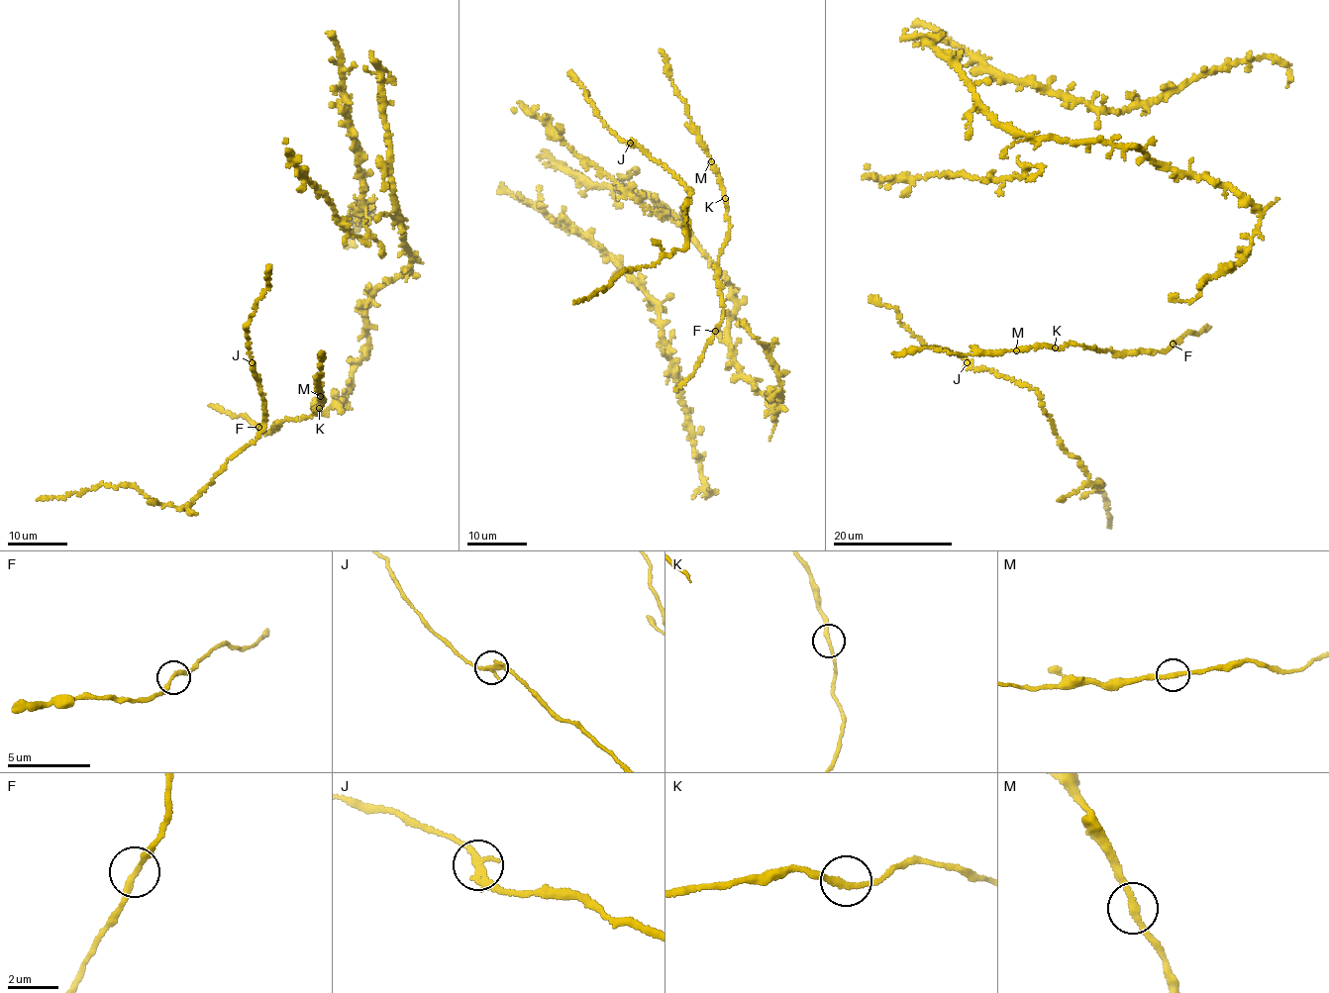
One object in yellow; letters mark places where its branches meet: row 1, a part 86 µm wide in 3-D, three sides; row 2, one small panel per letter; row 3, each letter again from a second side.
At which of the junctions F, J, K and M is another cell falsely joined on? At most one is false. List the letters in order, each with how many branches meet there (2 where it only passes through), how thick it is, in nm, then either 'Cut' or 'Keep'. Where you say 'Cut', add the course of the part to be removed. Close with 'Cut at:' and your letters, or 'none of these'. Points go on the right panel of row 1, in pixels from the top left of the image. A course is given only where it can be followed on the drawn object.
F: Branches: 2. Thickness 220 nm. Keep
J: Branches: 2. Thickness 240 nm. Keep
K: Branches: 2. Thickness 240 nm. Keep
M: Branches: 2. Thickness 240 nm. Keep
Cut at: none of these

